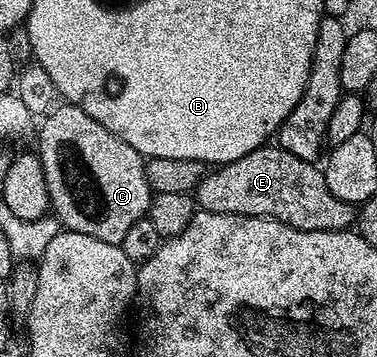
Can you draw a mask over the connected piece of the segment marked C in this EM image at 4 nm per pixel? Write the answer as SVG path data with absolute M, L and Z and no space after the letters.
M73 105L55 106L54 110L41 120L41 123L42 128L38 131L38 148L36 148L36 154L38 160L44 165L44 177L48 181L50 206L58 222L67 231L84 233L88 237L96 237L96 241L108 241L109 243L120 245L124 241L124 235L128 233L128 229L132 229L132 225L136 225L136 221L147 218L147 211L150 207L152 196L152 190L146 176L147 160L136 149L132 149L132 145L128 145L128 141L124 141L120 137L116 137L116 133L104 129L104 125L100 125L100 121L88 117L88 113L84 113L84 109L80 109L79 107Z

